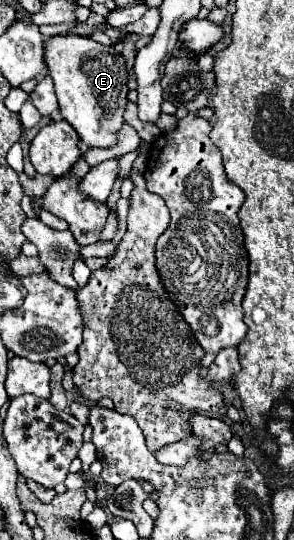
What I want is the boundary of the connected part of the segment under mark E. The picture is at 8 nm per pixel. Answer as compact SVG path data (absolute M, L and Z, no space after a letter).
M57 35L45 43L45 63L55 83L59 111L65 121L73 125L81 141L89 147L115 147L117 133L123 127L123 113L127 105L127 67L125 57L113 45L101 45L91 37Z

